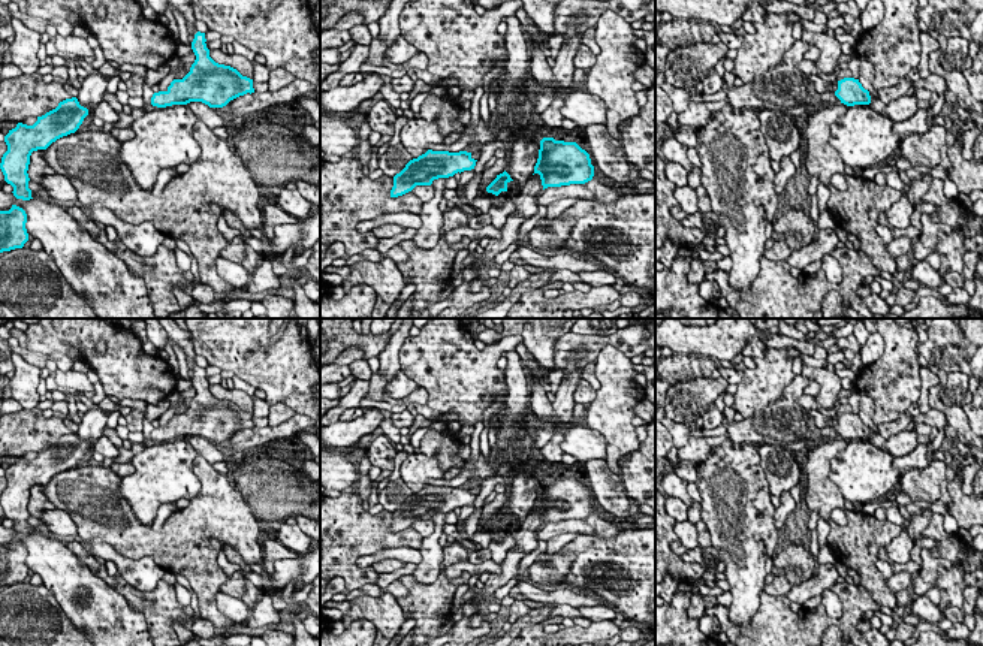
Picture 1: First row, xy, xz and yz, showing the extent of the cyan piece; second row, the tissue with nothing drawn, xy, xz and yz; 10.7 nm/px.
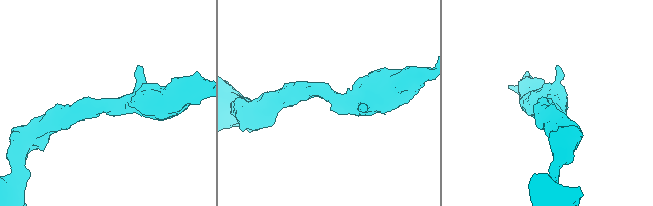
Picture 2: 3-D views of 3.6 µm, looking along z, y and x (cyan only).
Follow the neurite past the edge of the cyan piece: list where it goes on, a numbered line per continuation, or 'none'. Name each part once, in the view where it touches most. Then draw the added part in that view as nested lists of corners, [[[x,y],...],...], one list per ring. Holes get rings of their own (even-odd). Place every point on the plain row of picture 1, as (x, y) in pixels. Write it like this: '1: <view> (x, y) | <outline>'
1: xy (183, 338) | [[[159,319],[160,324],[168,332],[168,338],[172,339],[177,345],[180,345],[187,357],[189,369],[196,369],[197,365],[195,362],[196,353],[193,347],[192,333],[189,330],[183,330],[174,319]]]

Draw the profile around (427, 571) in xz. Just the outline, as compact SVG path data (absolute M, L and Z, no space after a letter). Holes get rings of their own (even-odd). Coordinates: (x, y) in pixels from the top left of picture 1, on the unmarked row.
M438 513L432 516L434 532L429 537L422 538L420 544L420 562L413 571L413 577L419 583L429 585L438 579L440 567L443 562L443 547L440 546L440 537L443 534L443 526L446 513Z

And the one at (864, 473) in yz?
M854 440L830 461L830 480L844 499L854 504L878 501L892 493L902 471L893 467L893 455L869 440Z

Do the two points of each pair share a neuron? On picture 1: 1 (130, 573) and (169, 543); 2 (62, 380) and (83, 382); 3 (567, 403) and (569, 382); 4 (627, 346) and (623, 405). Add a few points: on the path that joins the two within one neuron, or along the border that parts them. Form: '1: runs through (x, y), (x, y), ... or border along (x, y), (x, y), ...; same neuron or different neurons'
1: border along (115, 548), (130, 558), (150, 557), (165, 570); different neurons
2: runs through (66, 380), (78, 380); same neuron
3: runs through (567, 398), (567, 386); same neuron
4: border along (596, 356), (605, 346), (612, 344), (630, 359); different neurons

